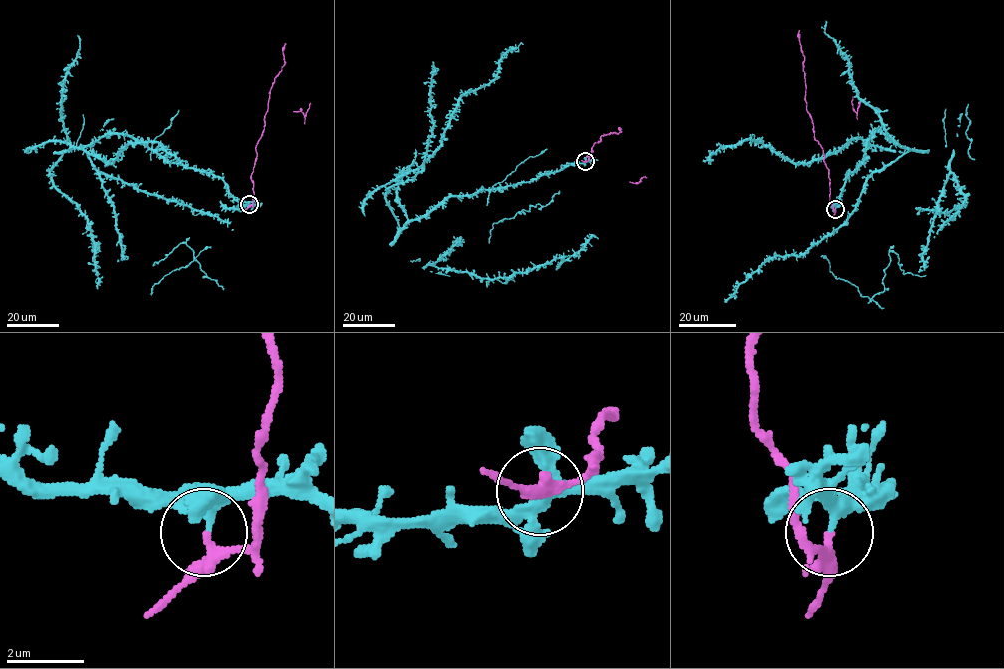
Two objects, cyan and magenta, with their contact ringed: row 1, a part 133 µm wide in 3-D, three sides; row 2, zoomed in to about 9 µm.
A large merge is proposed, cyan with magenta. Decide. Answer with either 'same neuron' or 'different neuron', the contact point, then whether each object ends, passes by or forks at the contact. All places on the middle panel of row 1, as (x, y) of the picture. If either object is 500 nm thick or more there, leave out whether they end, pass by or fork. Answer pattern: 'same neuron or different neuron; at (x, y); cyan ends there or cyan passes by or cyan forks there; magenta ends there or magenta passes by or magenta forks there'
different neuron; at (585, 161); cyan forks there; magenta passes by

